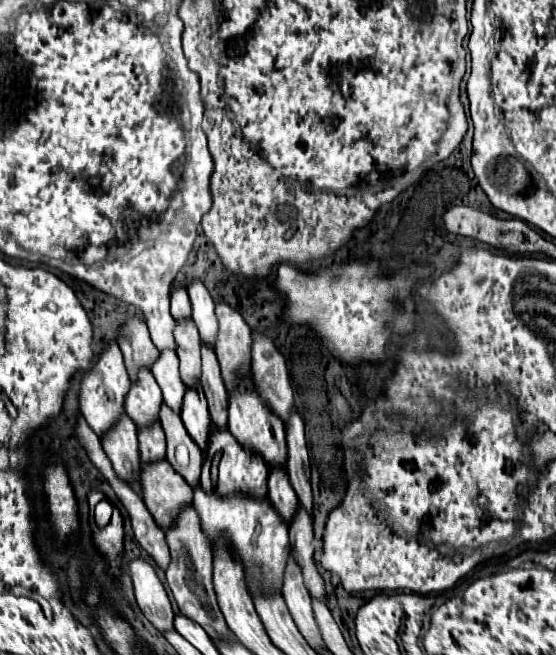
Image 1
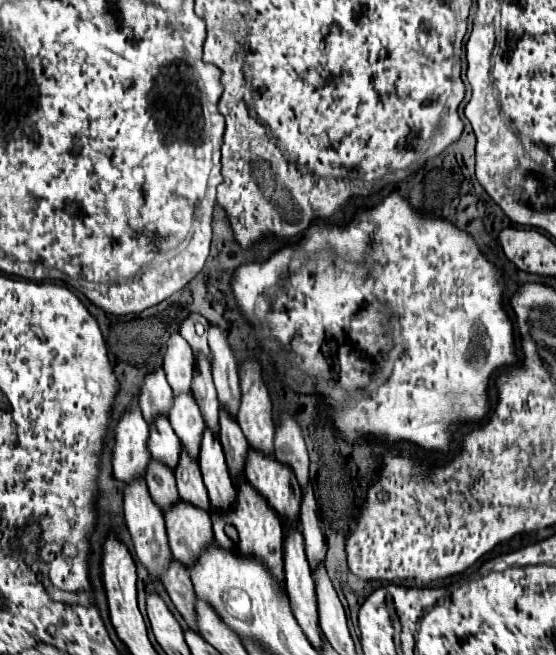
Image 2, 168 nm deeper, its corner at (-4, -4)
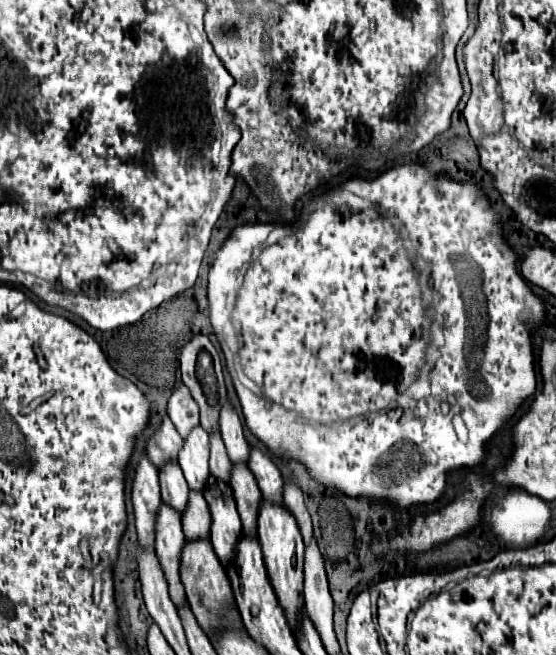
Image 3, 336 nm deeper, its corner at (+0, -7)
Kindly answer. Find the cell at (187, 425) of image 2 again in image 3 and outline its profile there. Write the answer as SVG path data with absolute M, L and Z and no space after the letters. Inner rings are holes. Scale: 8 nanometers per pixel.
M201 425L193 427L179 449L179 465L191 489L201 491L207 483L209 471L209 435Z

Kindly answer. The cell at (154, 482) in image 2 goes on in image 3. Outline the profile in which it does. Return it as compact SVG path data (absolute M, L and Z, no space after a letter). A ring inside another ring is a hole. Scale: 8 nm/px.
M161 503L155 519L155 549L159 561L163 563L163 571L169 583L169 593L175 605L183 603L185 591L179 581L179 553L185 543L185 535L181 529L181 515L173 507Z

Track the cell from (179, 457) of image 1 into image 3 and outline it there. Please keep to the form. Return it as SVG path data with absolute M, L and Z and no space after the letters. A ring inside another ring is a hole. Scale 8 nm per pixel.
M189 491L189 503L187 511L183 511L183 531L185 539L207 539L211 527L211 513L207 507L207 501L199 491Z

